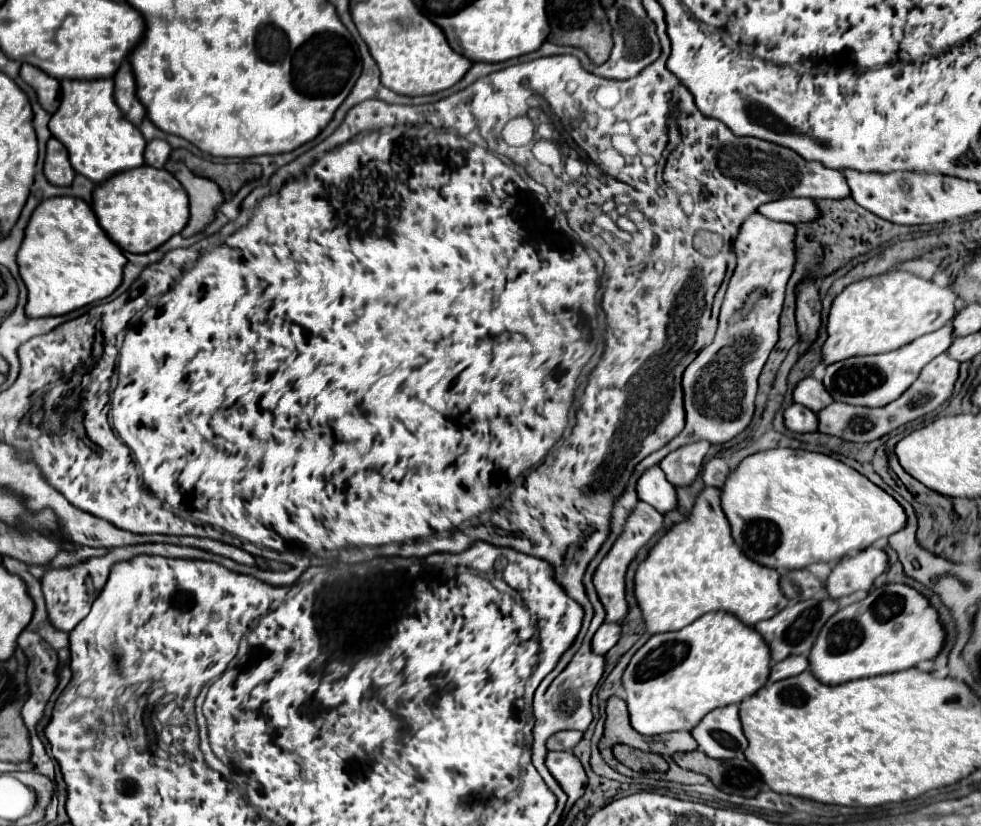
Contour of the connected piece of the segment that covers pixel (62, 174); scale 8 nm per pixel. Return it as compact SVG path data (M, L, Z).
M50 137L48 141L48 151L46 151L46 165L44 165L44 175L52 185L70 185L74 179L74 169L68 161L66 147L56 139Z

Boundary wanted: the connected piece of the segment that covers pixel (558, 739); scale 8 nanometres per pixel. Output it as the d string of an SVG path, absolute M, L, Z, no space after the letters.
M560 731L548 739L548 751L572 751L582 735L582 731Z

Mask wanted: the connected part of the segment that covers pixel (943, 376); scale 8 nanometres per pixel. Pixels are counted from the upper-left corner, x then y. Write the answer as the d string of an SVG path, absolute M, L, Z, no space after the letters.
M946 353L934 357L920 373L920 377L892 403L884 405L884 407L856 407L856 405L848 405L848 403L838 403L834 401L832 405L828 405L826 409L822 409L818 413L818 431L826 433L826 435L834 435L840 437L844 441L854 441L854 443L864 443L864 441L874 441L880 439L882 435L898 429L900 425L906 425L918 417L924 417L926 413L932 413L934 409L938 409L944 401L950 399L954 385L958 381L958 373L960 373L960 363L950 359Z

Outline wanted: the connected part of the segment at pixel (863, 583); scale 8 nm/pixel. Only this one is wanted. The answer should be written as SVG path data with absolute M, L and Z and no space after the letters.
M868 547L852 557L838 561L826 581L828 595L838 599L856 591L868 591L872 581L886 571L886 565L888 555L876 547Z

